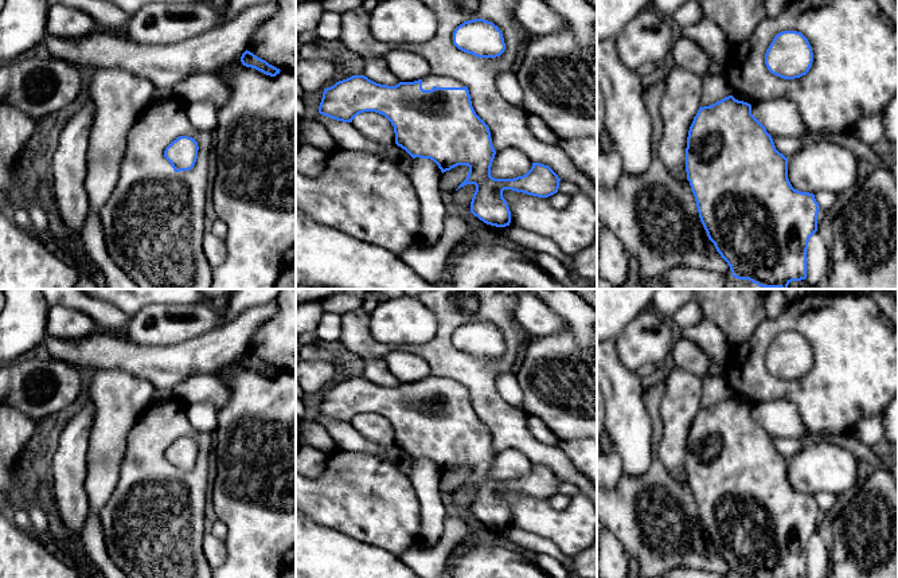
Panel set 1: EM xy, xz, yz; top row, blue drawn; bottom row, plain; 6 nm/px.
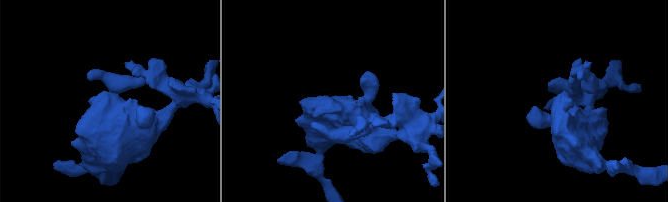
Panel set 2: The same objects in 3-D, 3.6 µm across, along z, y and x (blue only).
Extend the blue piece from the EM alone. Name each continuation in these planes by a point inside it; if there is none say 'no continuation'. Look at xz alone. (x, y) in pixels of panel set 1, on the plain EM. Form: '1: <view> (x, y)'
1: xz (432, 381)

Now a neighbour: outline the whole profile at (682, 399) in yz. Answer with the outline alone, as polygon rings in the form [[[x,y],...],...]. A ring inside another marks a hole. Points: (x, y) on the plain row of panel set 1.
[[[676,367],[664,379],[665,393],[660,409],[664,436],[659,445],[659,457],[682,483],[687,481],[687,438],[700,409],[702,384],[703,378]]]

